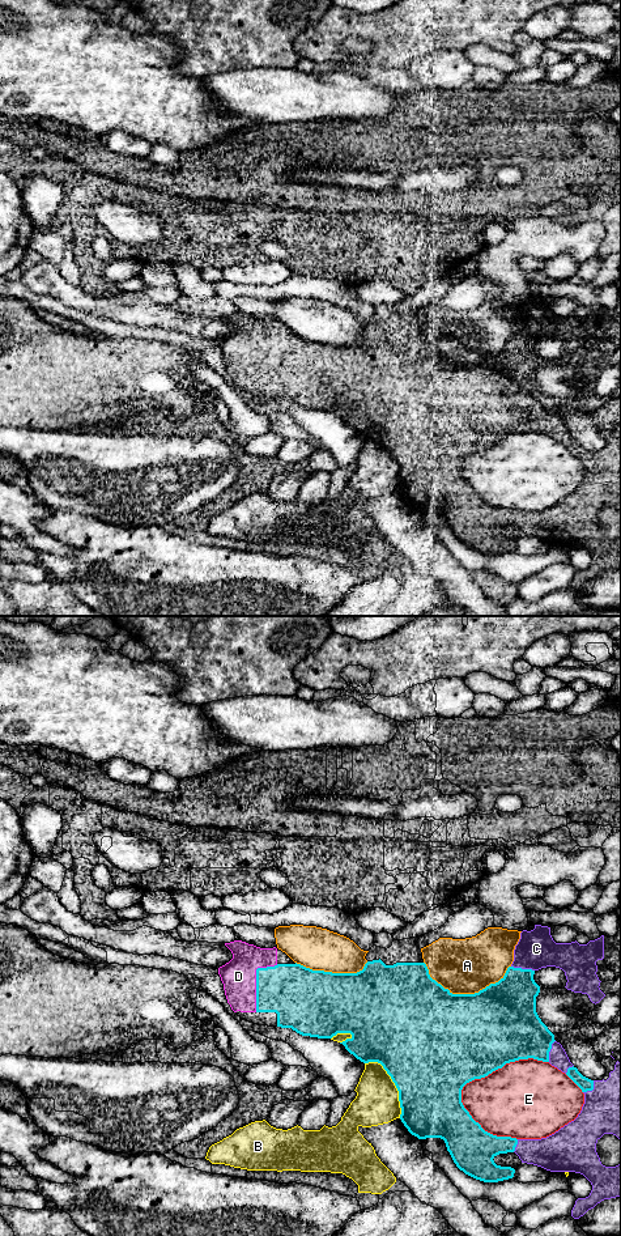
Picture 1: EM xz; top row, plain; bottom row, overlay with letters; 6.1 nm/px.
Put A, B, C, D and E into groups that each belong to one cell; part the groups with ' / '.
A / B / C D / E

